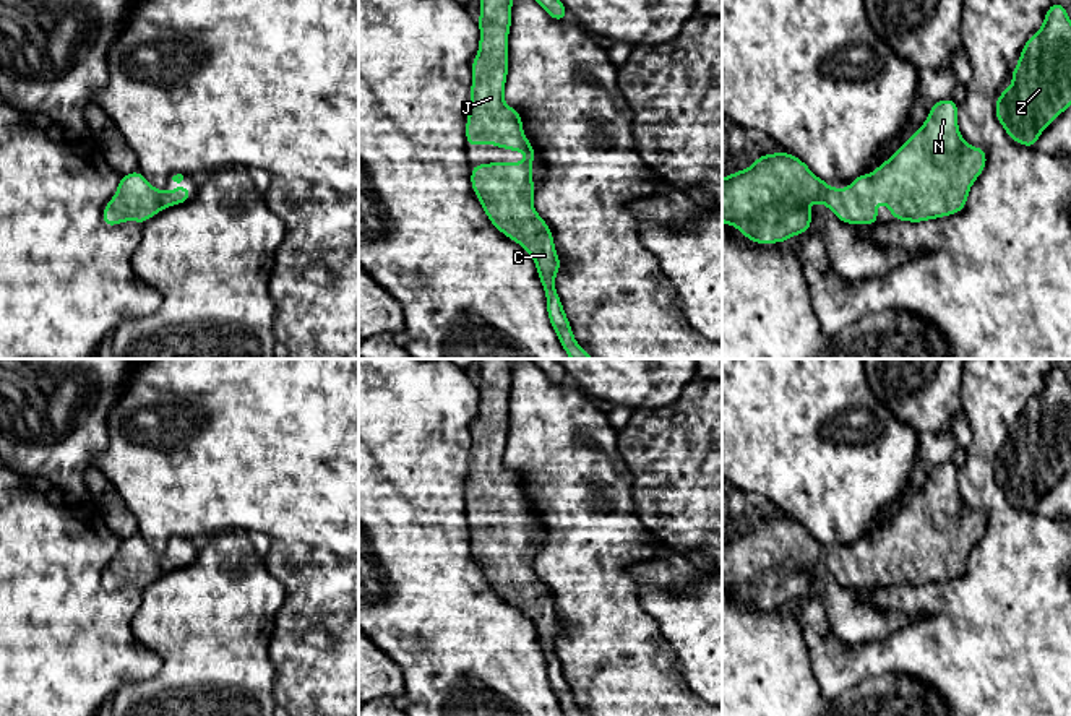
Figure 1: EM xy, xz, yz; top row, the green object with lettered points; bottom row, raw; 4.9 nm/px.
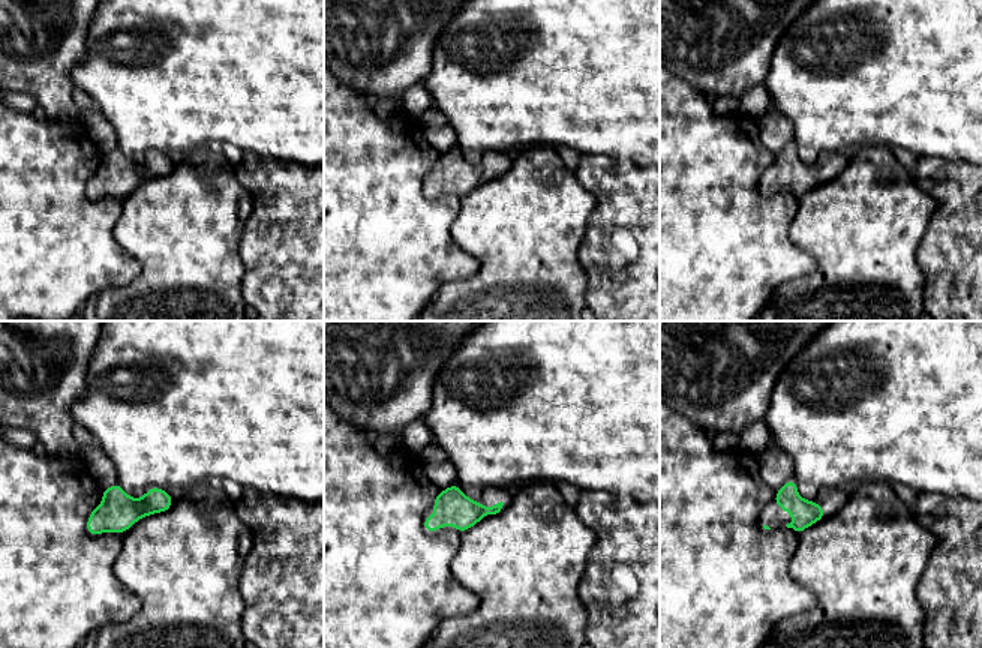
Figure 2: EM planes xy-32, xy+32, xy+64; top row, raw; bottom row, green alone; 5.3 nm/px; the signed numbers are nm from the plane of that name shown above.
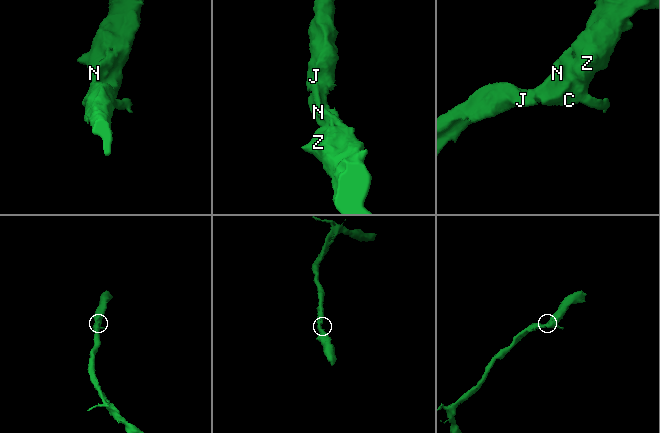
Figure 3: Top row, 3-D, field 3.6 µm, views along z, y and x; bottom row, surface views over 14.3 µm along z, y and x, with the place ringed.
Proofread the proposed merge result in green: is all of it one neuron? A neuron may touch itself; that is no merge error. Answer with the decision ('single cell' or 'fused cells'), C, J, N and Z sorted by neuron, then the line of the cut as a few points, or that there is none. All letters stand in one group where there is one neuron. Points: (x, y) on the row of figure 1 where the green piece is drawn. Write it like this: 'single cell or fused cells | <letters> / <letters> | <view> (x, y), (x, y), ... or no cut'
single cell | C J N Z | no cut

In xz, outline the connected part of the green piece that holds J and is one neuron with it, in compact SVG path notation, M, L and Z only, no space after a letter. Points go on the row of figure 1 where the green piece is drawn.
M480 0L479 52L472 60L467 146L490 143L495 148L524 151L524 162L475 164L471 185L490 222L508 239L519 244L536 261L537 276L547 297L547 313L558 341L571 359L594 359L574 339L563 304L555 291L561 261L550 227L537 214L532 198L531 164L537 153L523 133L518 109L505 104L508 76L508 34L513 21L513 0Z

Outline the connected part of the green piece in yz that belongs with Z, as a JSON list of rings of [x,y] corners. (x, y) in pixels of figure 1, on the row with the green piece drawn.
[[[1052,2],[1011,78],[1013,86],[996,99],[996,119],[1014,143],[1035,148],[1042,132],[1071,106],[1071,21],[1061,3]]]

